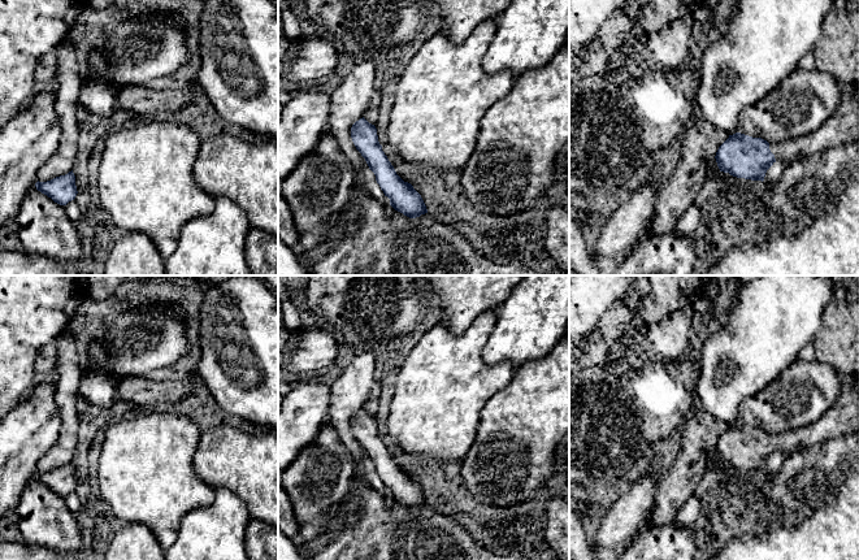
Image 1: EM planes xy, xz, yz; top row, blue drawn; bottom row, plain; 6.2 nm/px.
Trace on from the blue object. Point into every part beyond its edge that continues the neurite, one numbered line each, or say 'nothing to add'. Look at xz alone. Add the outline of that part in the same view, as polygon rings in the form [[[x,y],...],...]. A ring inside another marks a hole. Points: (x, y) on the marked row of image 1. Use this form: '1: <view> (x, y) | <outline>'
nothing to add

